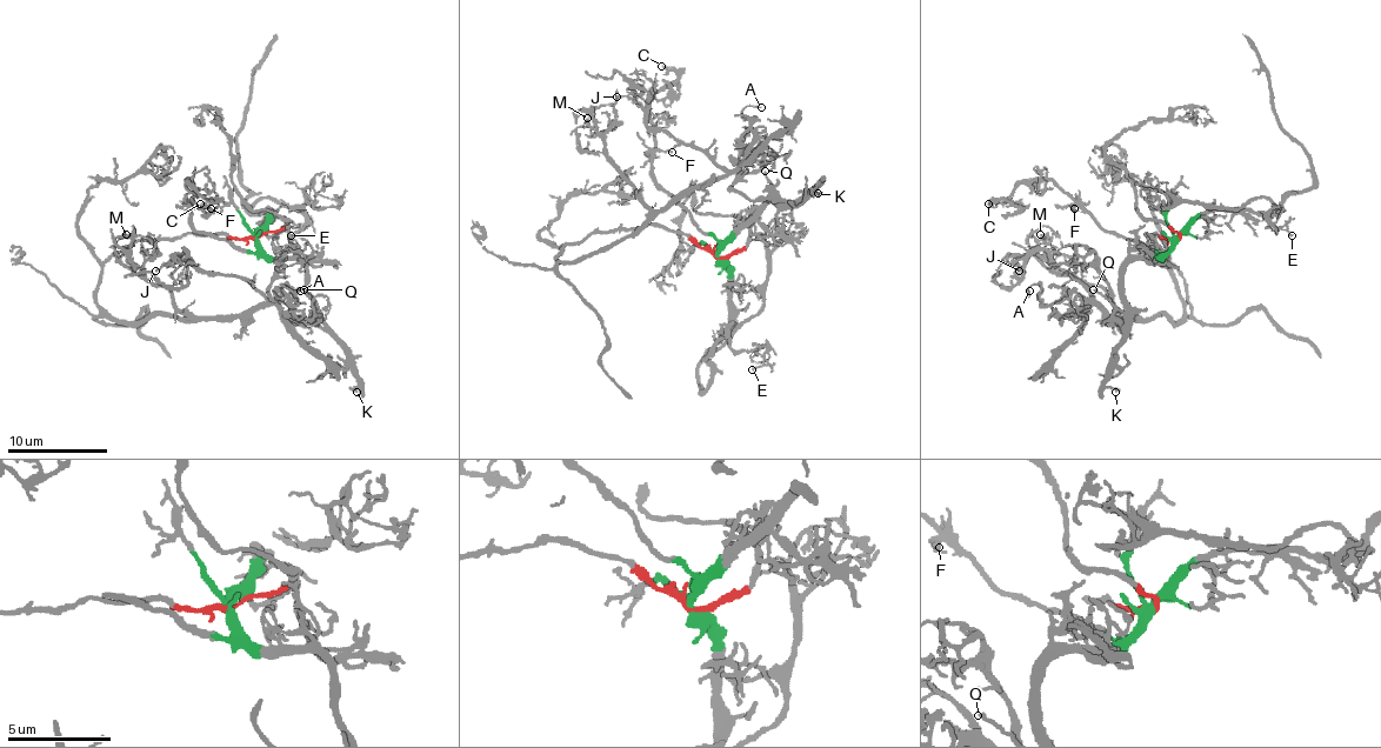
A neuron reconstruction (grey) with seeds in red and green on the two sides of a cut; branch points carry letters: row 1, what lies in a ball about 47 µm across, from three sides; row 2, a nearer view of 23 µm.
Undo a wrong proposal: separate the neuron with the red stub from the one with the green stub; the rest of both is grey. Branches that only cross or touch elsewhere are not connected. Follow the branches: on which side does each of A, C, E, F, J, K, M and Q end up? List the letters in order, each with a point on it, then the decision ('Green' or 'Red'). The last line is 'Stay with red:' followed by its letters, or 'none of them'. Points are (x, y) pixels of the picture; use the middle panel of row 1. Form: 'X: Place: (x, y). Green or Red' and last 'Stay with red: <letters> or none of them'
A: Place: (761, 107). Red
C: Place: (661, 66). Green
E: Place: (752, 369). Green
F: Place: (672, 152). Green
J: Place: (616, 97). Red
K: Place: (818, 193). Green
M: Place: (587, 118). Red
Q: Place: (765, 171). Green
Stay with red: A, J, M

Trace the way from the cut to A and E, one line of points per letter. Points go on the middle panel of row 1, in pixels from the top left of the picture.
A: (716, 256), (651, 225), (593, 232), (558, 259), (606, 252), (732, 172), (754, 132), (741, 114), (761, 106)
E: (716, 254), (716, 262), (728, 274), (728, 345), (744, 349), (766, 347), (764, 360), (752, 369)

